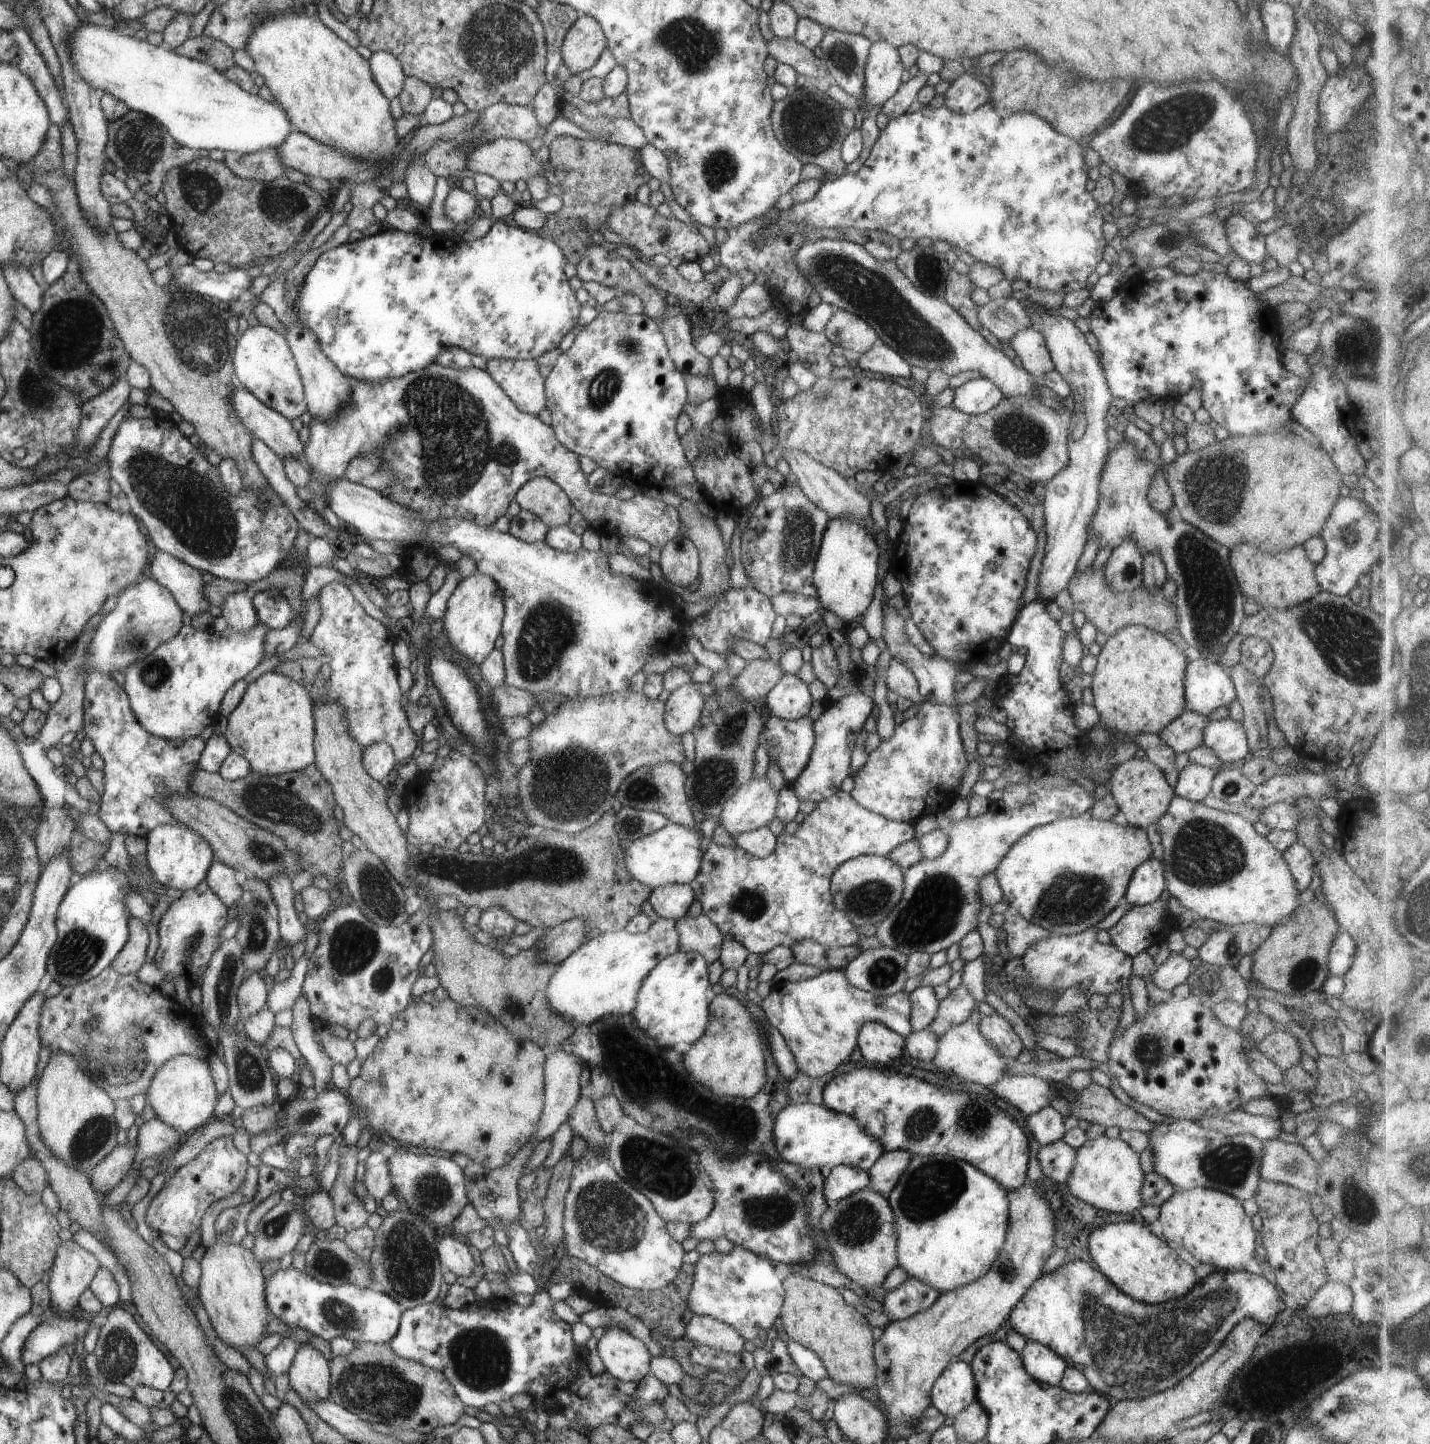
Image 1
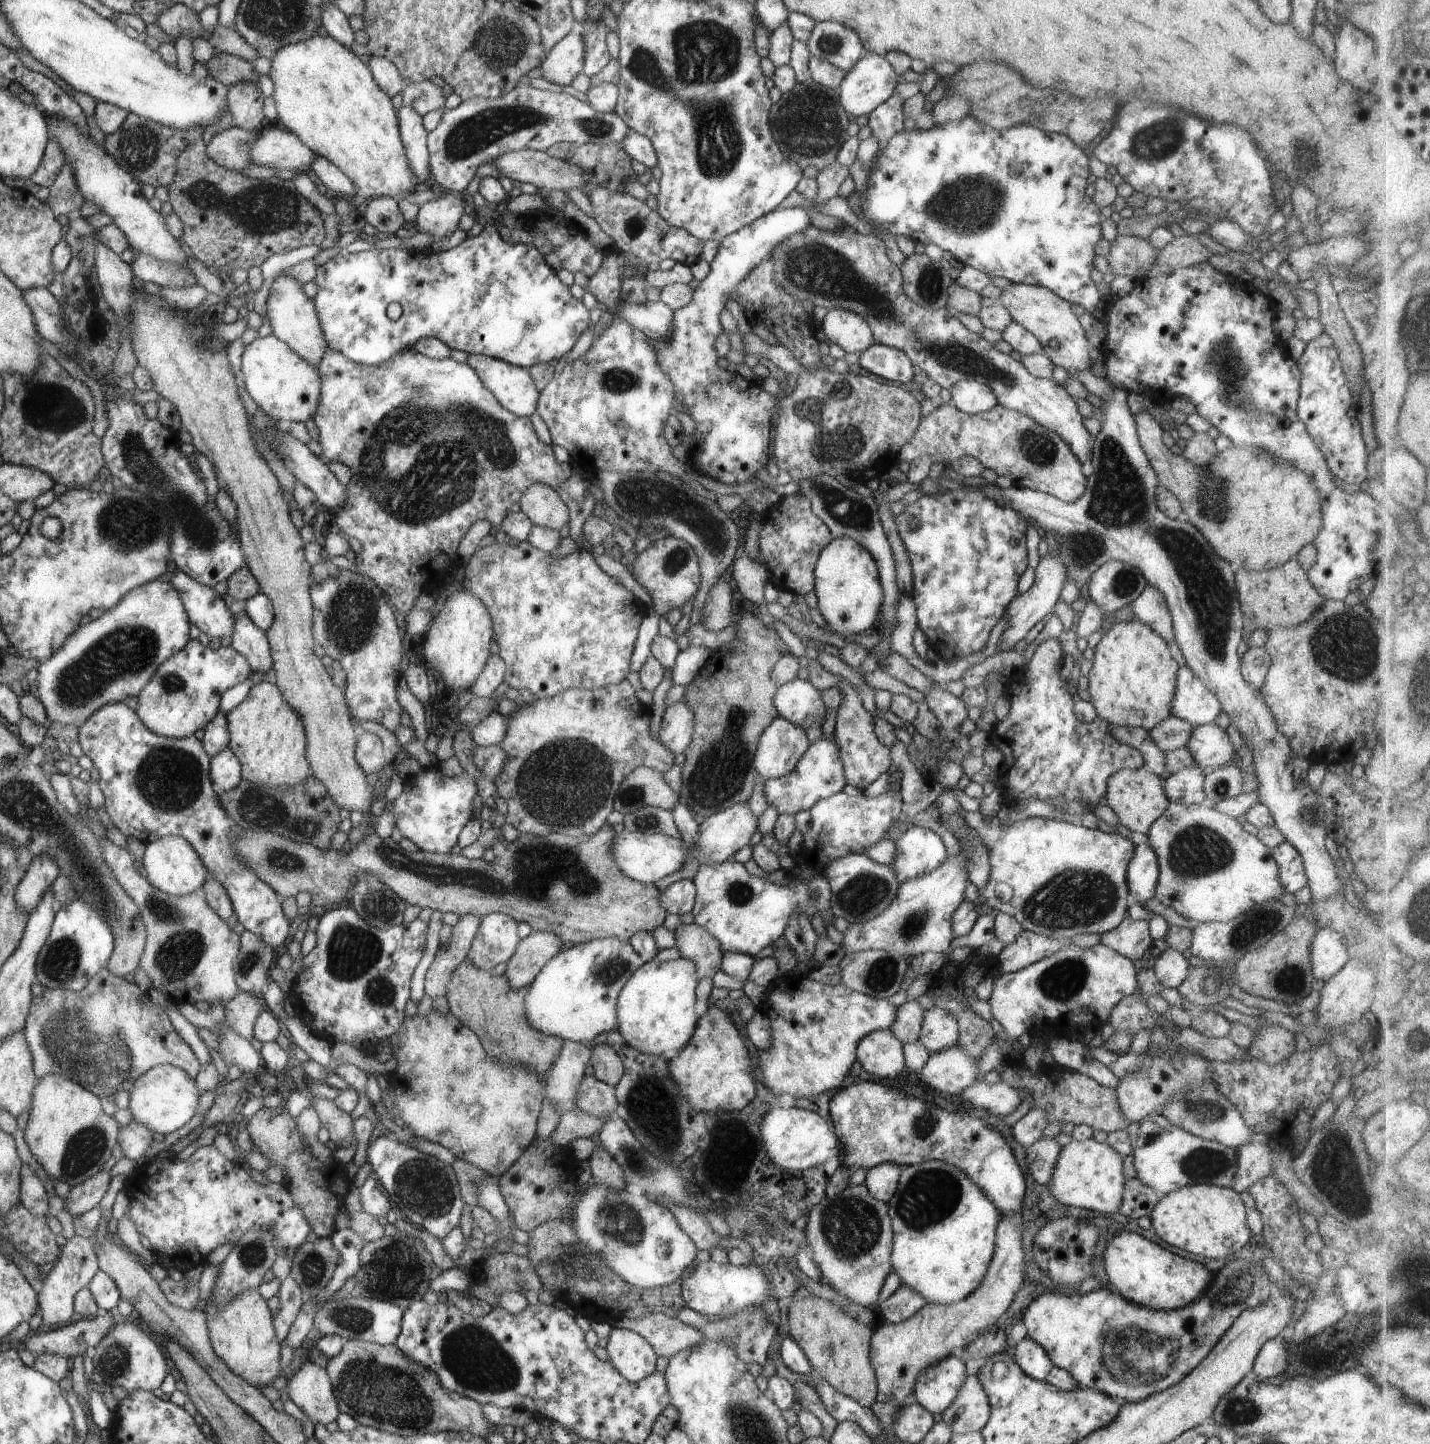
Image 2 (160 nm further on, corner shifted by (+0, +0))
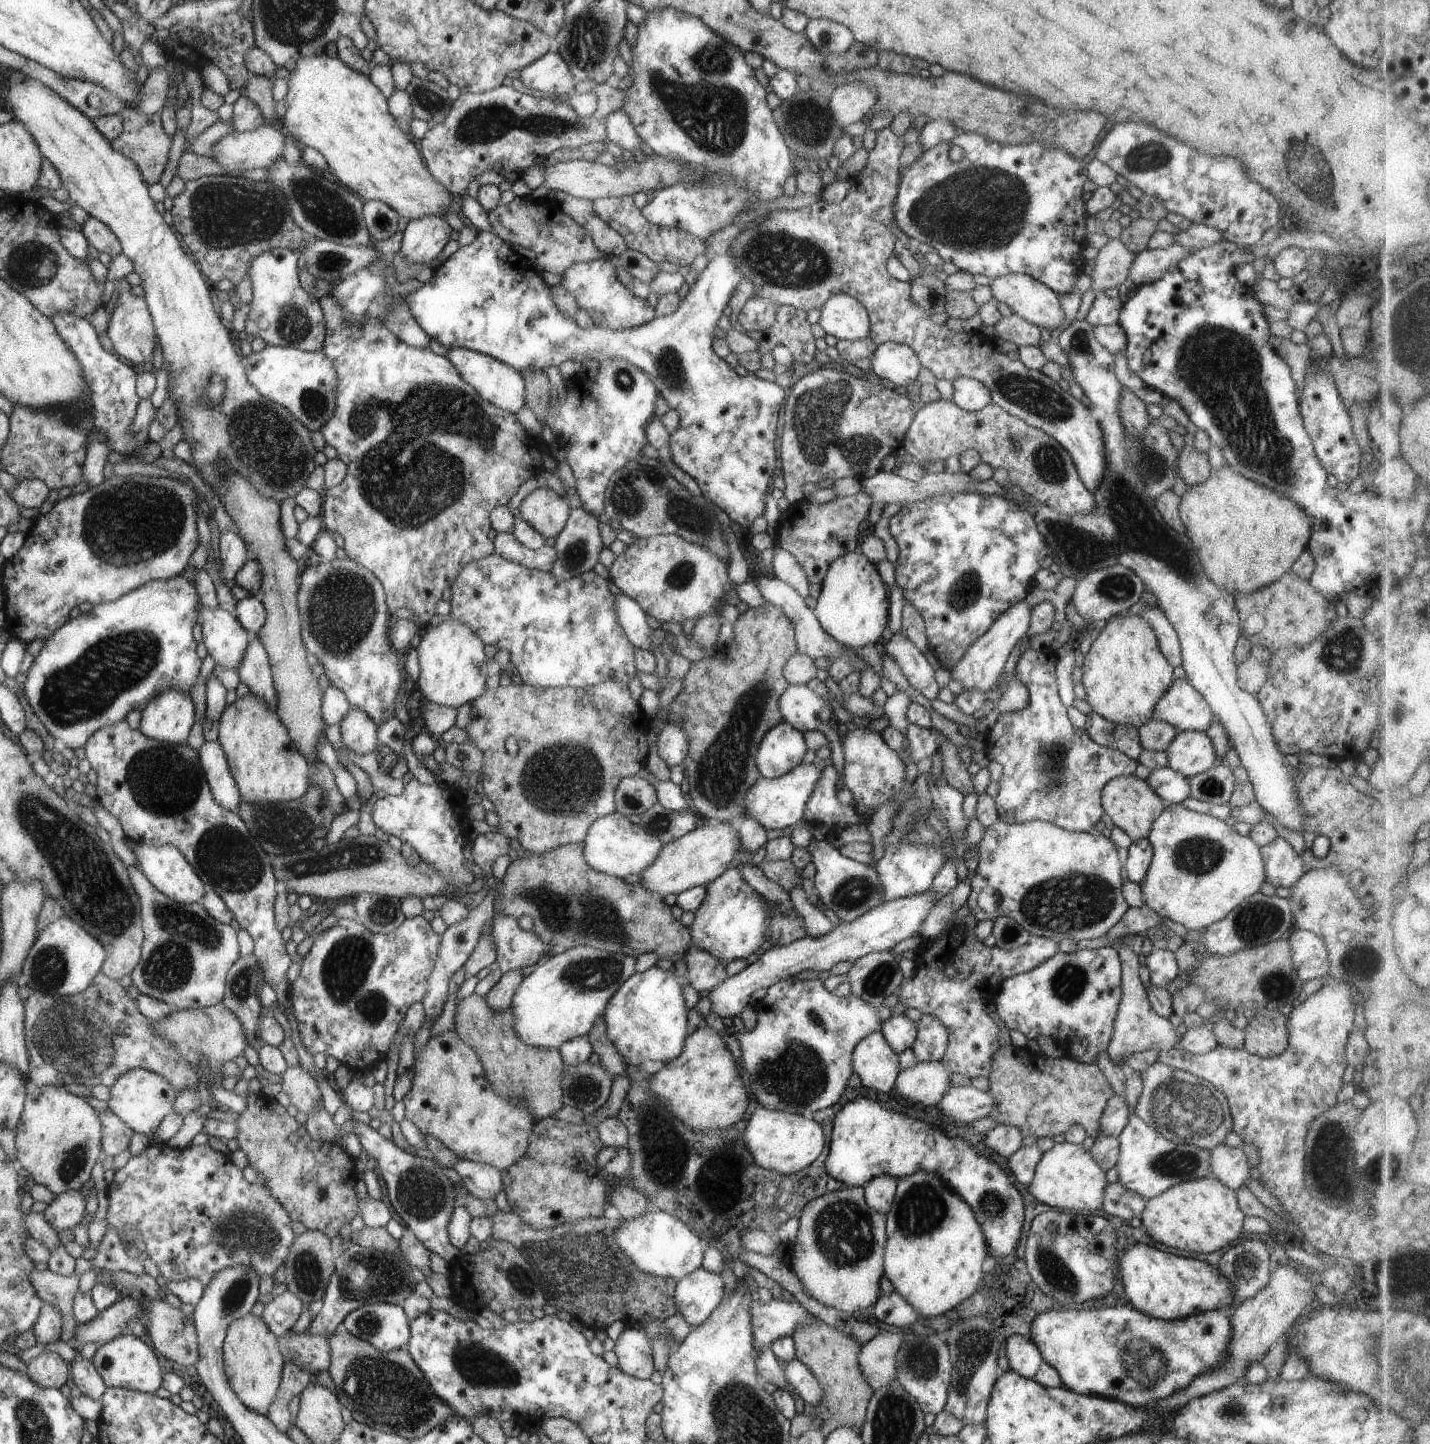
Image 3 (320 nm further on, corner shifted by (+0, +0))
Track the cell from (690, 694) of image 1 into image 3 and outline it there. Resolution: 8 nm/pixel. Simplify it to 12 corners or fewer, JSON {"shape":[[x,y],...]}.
{"shape":[[668,722],[657,742],[658,756],[670,766],[688,754],[680,724]]}

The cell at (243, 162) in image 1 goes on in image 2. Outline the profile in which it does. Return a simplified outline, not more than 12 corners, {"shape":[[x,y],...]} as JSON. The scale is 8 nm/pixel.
{"shape":[[233,124],[205,150],[221,167],[240,173],[252,163],[257,132]]}

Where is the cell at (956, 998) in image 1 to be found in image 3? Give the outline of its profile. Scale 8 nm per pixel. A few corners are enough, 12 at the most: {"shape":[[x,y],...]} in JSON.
{"shape":[[922,1015],[911,1049],[919,1062],[939,1061],[948,1029]]}

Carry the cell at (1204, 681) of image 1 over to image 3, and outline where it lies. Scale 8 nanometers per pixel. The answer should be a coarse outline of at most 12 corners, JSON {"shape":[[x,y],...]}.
{"shape":[[1174,679],[1158,699],[1155,721],[1205,732],[1216,718],[1189,683]]}

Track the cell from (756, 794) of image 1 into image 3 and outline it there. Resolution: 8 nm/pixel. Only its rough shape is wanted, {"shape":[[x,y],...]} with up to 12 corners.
{"shape":[[708,820],[665,844],[638,885],[664,900],[712,882],[742,847]]}

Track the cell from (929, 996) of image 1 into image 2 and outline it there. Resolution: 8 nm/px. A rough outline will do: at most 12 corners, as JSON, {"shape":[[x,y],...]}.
{"shape":[[918,1001],[897,1008],[889,1029],[903,1045],[919,1040],[924,1010]]}

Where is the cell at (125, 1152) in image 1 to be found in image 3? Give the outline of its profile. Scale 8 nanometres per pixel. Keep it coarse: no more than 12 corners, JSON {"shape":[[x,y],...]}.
{"shape":[[80,1191],[56,1195],[44,1218],[56,1231],[78,1225],[86,1215]]}

